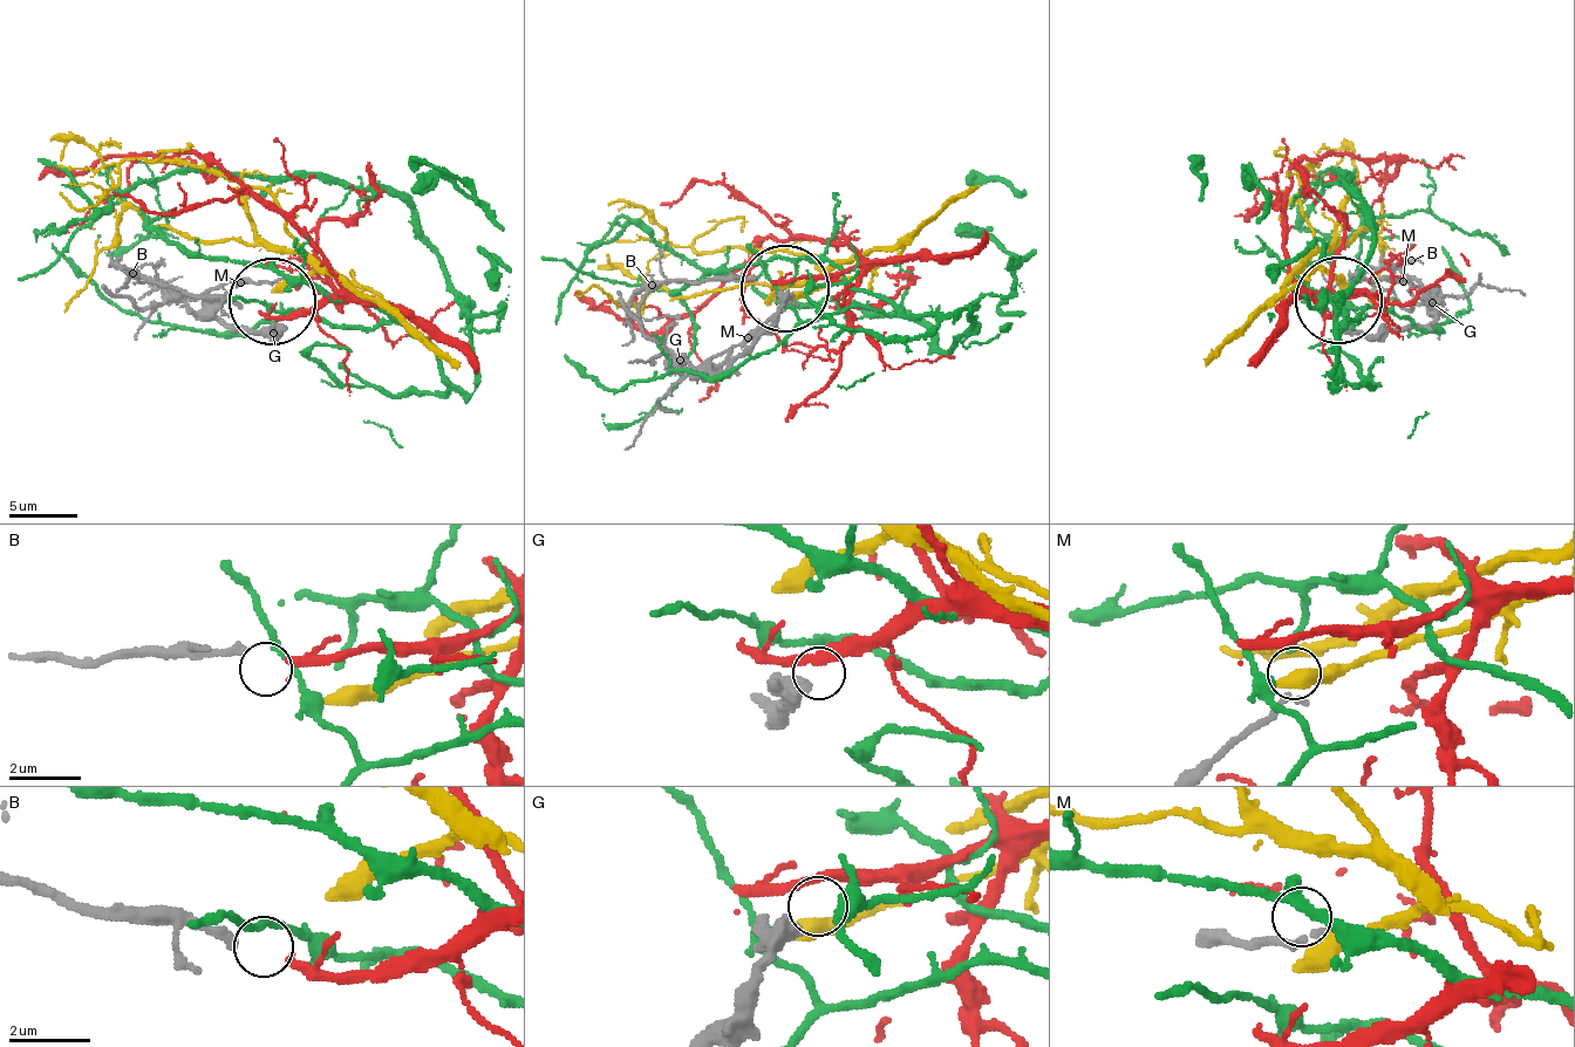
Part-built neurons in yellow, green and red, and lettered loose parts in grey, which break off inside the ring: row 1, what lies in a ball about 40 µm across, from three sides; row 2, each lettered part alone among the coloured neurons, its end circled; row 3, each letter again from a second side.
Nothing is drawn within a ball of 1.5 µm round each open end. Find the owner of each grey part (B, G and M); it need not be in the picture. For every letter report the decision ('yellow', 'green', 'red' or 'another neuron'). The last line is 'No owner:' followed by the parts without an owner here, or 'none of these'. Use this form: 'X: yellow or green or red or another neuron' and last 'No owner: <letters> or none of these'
B: red
G: another neuron
M: green
No owner: G

